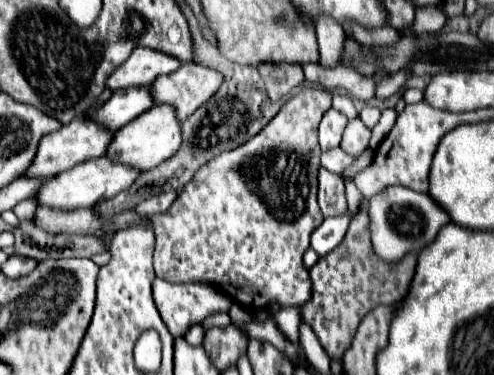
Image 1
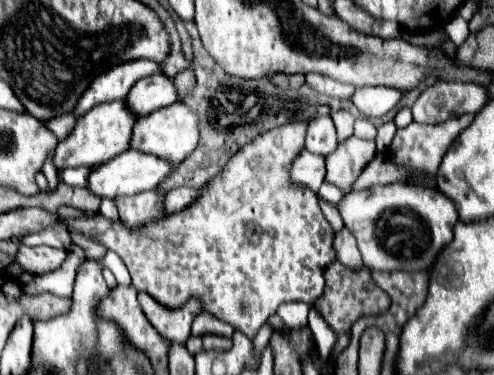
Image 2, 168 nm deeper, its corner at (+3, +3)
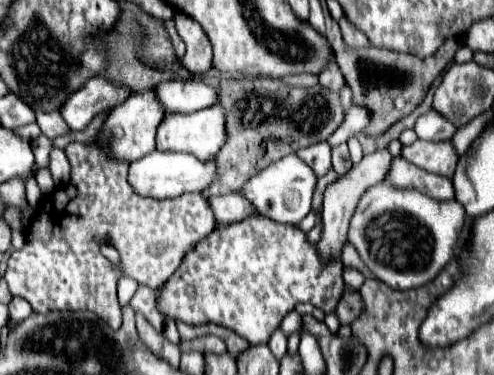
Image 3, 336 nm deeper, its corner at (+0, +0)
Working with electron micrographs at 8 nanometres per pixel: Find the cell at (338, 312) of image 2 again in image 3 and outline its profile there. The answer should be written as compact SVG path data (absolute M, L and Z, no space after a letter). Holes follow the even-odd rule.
M350 293L350 295L344 295L336 307L336 313L342 321L342 325L346 323L352 323L358 315L360 315L360 309L362 309L362 301L360 301L360 293Z

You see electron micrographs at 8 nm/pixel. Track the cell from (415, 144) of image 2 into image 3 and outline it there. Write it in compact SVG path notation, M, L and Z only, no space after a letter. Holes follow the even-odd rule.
M416 141L408 147L402 147L402 157L424 171L444 177L452 177L452 171L456 169L456 151L450 141Z

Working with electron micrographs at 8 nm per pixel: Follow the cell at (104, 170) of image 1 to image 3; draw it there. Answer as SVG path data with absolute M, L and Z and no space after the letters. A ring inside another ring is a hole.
M154 151L152 155L146 155L130 165L128 181L138 195L152 199L168 199L182 193L202 193L216 181L216 163L200 161L188 153Z

